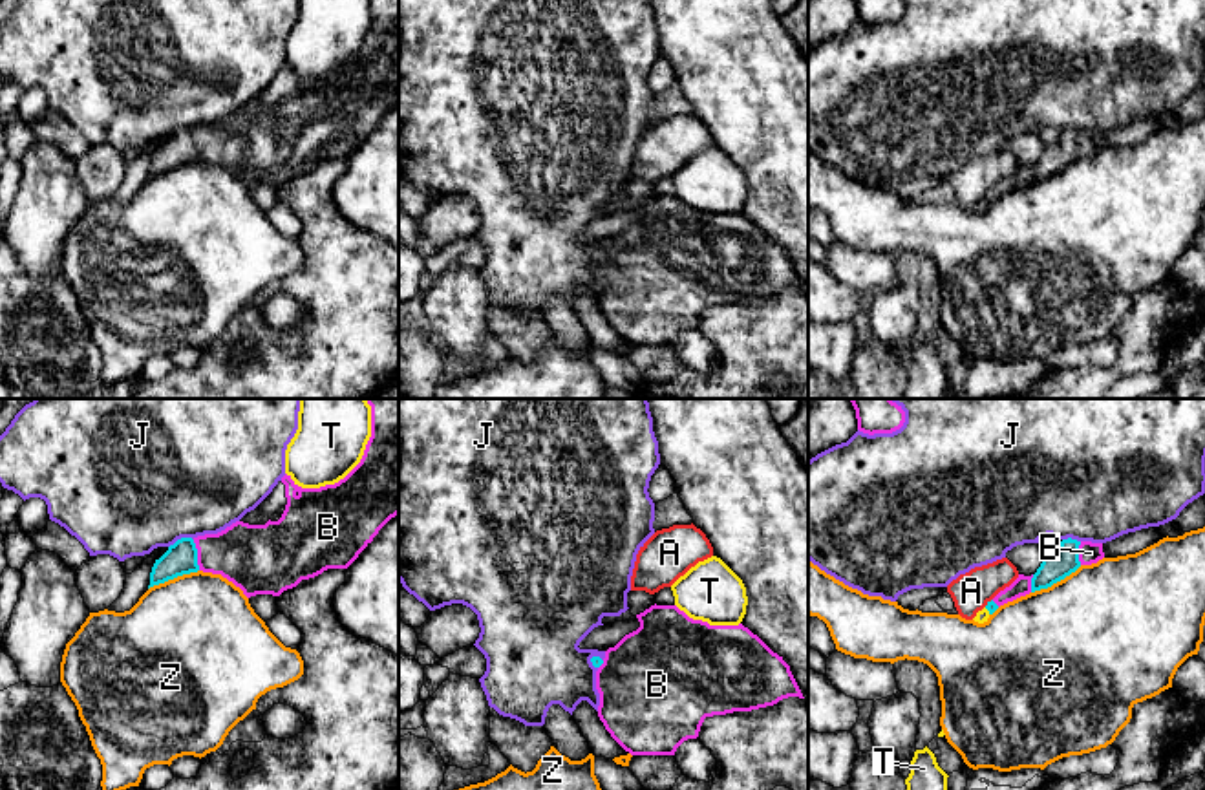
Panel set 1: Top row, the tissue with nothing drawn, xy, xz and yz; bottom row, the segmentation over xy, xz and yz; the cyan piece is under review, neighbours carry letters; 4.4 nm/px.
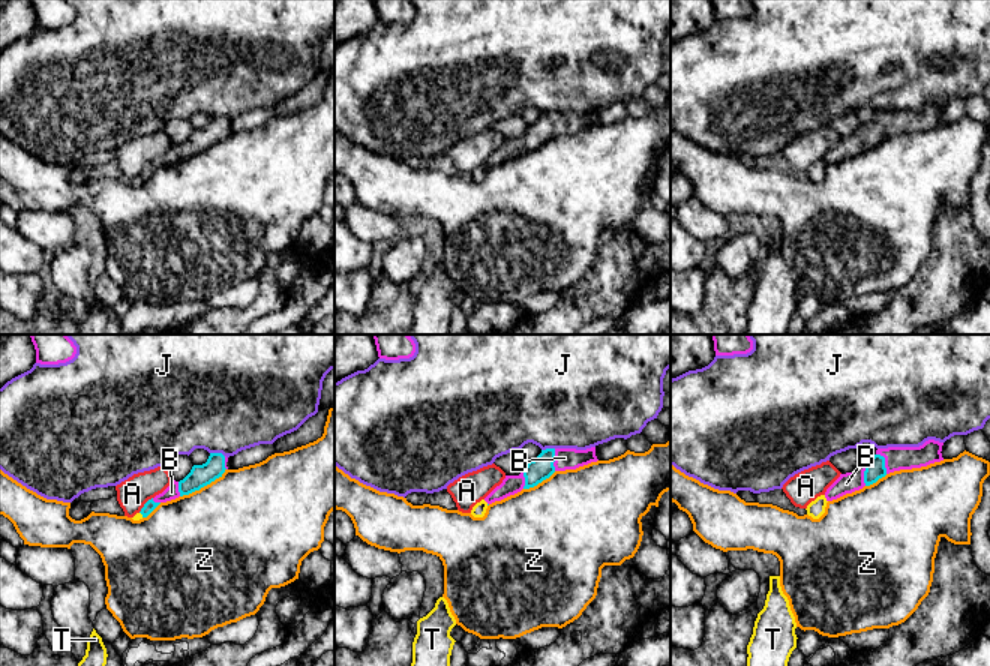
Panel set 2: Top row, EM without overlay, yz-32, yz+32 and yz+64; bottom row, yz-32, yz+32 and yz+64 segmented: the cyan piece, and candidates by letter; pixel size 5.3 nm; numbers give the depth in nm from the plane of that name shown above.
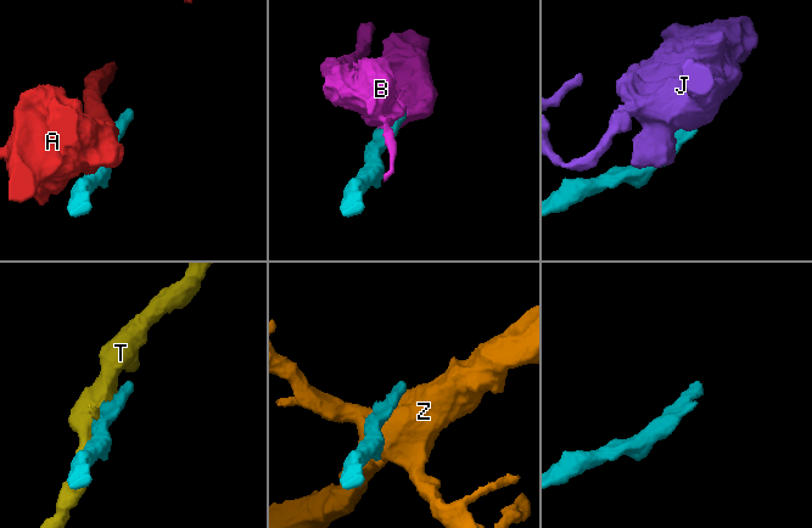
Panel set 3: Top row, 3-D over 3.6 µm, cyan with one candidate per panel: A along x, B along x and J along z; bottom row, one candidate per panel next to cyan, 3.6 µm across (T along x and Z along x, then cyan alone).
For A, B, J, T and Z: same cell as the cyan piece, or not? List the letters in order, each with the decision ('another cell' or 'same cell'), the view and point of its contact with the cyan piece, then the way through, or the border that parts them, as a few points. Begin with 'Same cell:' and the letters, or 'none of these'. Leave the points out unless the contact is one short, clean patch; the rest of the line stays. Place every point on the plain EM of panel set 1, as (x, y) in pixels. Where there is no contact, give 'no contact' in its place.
Same cell: B
A: another cell | yz (988, 192)
B: same cell | xy (196, 145)
J: another cell | xy (181, 128) | along xy (192, 128), (178, 128), (169, 138)
T: another cell | yz (988, 200)
Z: another cell | xy (172, 169)

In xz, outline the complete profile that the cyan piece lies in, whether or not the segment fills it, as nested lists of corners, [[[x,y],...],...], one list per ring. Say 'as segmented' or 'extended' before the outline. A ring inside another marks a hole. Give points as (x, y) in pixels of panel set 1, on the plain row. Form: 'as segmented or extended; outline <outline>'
extended; outline [[[651,196],[636,205],[640,218],[625,225],[605,249],[592,247],[596,280],[600,283],[598,307],[611,327],[631,346],[675,346],[677,338],[697,329],[706,307],[733,302],[752,302],[773,296],[783,289],[805,289],[790,256],[742,214],[709,216],[689,208],[677,196]]]

